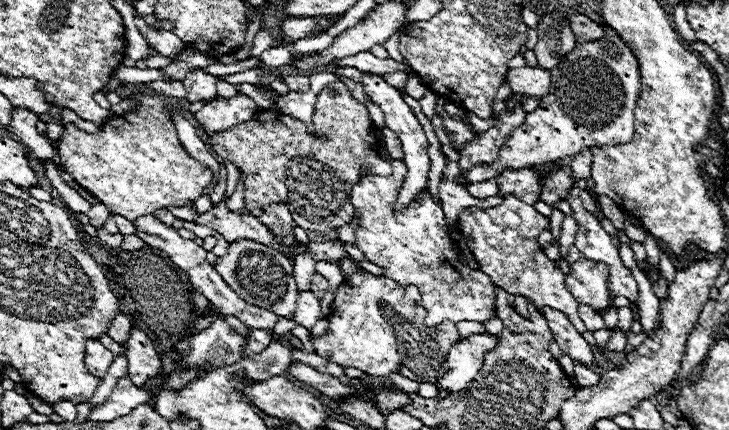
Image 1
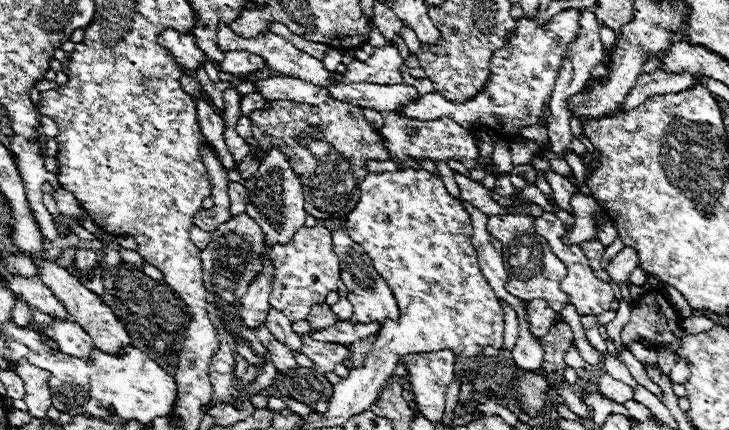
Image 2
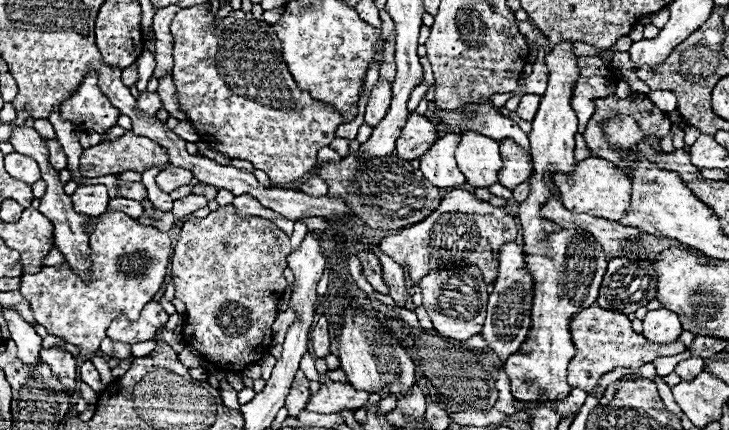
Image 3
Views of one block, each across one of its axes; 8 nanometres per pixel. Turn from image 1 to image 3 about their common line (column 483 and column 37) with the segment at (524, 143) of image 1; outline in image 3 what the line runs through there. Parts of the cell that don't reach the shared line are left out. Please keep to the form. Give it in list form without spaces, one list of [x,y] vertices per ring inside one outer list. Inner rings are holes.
[[[12,152],[12,154],[6,154],[4,164],[6,164],[8,174],[16,180],[22,180],[26,184],[34,184],[40,180],[40,168],[32,158],[26,158],[18,152]]]

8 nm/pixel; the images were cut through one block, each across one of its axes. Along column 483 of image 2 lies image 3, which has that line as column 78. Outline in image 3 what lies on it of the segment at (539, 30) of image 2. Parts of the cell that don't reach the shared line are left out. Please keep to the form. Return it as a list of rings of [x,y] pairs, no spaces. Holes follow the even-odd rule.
[[[88,72],[80,88],[60,106],[60,116],[82,130],[102,132],[116,126],[120,112],[100,92],[96,72]]]

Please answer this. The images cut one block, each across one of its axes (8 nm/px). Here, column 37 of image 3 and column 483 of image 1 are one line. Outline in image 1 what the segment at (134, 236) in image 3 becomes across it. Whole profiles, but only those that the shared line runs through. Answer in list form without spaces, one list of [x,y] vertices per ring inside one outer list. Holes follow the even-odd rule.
[[[392,160],[392,166],[394,172],[390,176],[366,176],[352,188],[354,208],[362,216],[356,232],[358,248],[370,262],[382,266],[388,278],[394,278],[398,284],[420,286],[422,304],[428,310],[428,326],[436,326],[442,320],[484,322],[492,318],[496,304],[494,284],[484,272],[470,270],[456,260],[456,250],[448,238],[446,216],[442,208],[432,202],[432,196],[422,194],[420,204],[412,202],[406,210],[394,214],[394,200],[404,180],[406,164],[404,160]]]

